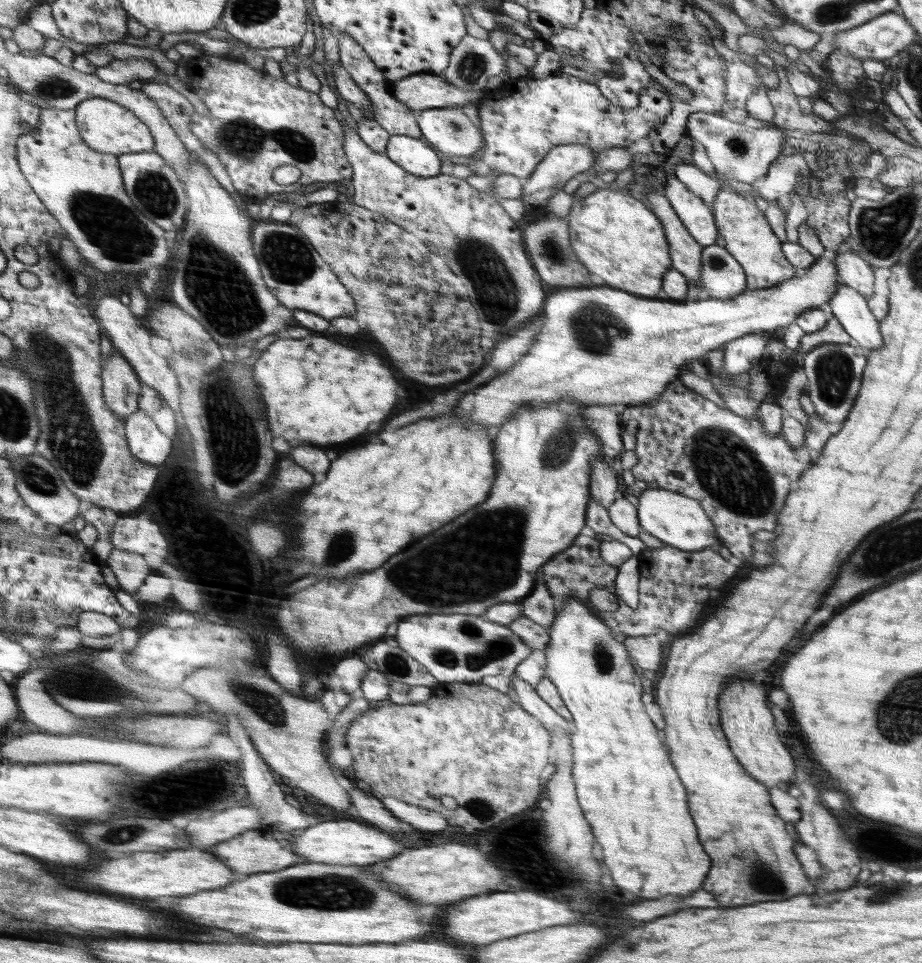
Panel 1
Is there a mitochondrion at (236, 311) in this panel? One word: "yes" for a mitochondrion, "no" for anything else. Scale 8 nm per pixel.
yes

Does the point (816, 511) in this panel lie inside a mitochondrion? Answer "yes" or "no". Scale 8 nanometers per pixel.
no

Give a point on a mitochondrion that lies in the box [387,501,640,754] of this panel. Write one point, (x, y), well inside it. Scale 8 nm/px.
(477, 649)

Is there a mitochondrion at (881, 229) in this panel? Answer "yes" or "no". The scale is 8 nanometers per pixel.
yes

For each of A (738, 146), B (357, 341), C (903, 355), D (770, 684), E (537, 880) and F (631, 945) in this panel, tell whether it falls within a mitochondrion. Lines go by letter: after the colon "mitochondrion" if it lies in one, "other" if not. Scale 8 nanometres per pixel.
A: mitochondrion
B: other
C: other
D: other
E: other
F: mitochondrion

